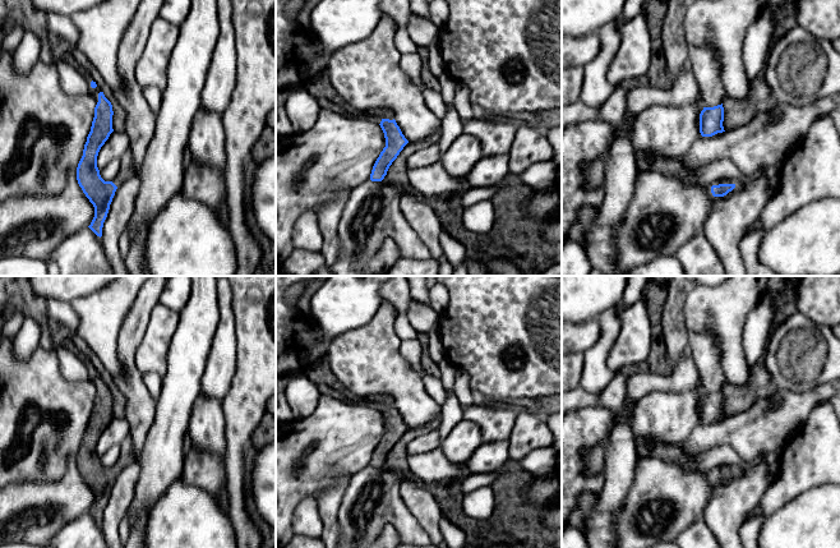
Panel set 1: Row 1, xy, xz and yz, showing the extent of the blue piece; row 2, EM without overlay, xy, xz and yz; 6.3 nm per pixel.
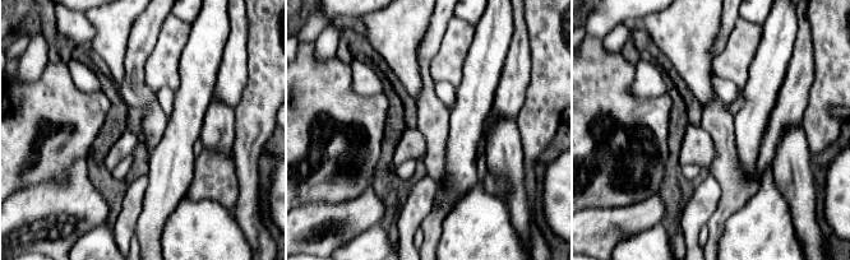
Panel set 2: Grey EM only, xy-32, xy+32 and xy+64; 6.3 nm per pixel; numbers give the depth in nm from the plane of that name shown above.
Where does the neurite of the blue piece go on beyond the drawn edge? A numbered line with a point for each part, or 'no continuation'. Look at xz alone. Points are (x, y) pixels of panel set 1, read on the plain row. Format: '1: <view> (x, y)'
1: xz (372, 403)

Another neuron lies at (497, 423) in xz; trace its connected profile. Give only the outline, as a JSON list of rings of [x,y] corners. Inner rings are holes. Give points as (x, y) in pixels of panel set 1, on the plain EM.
[[[479,401],[469,407],[462,407],[463,419],[476,423],[485,443],[508,439],[516,423],[517,411],[507,405],[483,406]]]

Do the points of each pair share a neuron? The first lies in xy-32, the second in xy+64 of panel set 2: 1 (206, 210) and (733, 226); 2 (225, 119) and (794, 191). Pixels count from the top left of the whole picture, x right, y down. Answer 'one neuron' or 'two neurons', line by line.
1: one neuron
2: one neuron

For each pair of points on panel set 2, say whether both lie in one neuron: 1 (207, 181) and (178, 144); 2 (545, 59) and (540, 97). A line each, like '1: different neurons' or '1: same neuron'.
1: different neurons
2: same neuron

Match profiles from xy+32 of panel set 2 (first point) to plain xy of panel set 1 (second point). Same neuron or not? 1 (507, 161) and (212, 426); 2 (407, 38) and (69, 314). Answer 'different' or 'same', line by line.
1: same
2: different

